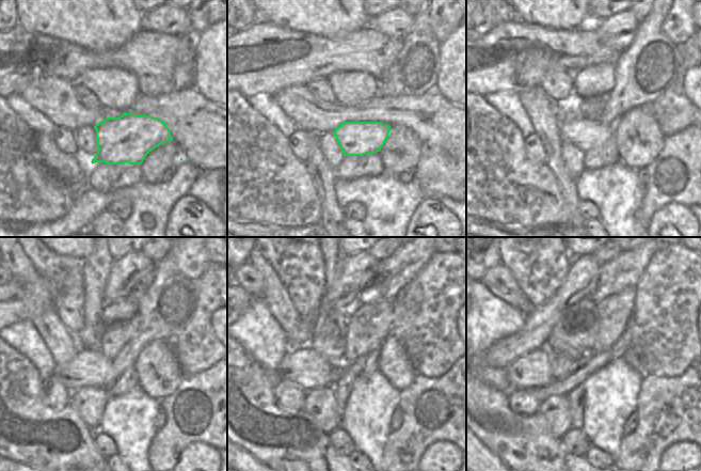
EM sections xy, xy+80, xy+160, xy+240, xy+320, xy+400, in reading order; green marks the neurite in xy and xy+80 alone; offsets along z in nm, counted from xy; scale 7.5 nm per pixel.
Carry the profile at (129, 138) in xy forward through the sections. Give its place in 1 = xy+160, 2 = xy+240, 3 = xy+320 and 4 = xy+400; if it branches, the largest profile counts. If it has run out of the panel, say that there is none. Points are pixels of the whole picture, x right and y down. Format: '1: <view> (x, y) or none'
1: xy+160 (585, 134)
2: xy+240 (88, 367)
3: xy+320 (304, 365)
4: xy+400 (532, 370)

